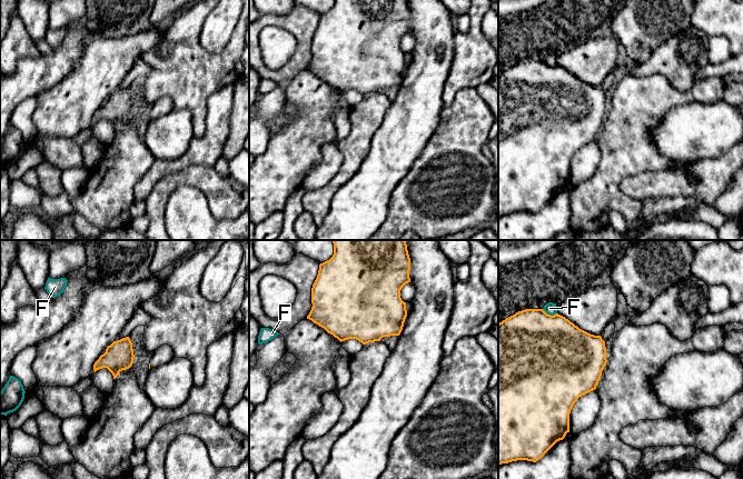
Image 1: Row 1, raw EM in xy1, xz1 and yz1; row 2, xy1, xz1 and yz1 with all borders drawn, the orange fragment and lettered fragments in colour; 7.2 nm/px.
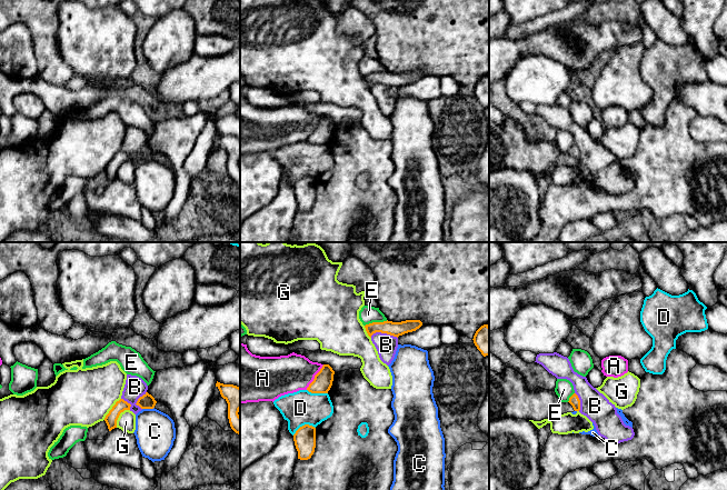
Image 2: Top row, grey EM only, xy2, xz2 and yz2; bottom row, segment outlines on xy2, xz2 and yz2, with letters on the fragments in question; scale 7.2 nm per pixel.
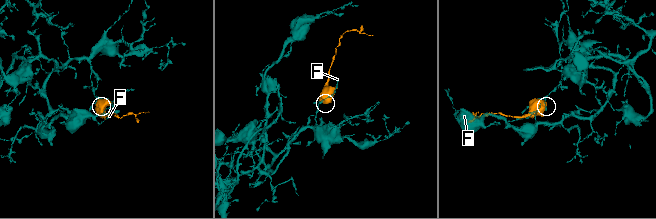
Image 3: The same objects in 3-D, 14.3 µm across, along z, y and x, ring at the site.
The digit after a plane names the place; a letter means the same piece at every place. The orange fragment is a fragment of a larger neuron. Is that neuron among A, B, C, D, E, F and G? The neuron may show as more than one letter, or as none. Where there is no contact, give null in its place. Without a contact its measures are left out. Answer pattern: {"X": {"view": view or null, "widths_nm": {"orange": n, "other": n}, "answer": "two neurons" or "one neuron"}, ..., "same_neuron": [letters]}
{"A": {"view": "xz2", "widths_nm": {"orange": 140, "other": 280}, "answer": "two neurons"}, "B": {"view": "xz2", "widths_nm": {"orange": 110, "other": 160}, "answer": "two neurons"}, "C": {"view": "xy2", "widths_nm": {"orange": 110, "other": 280}, "answer": "two neurons"}, "D": {"view": "xz2", "widths_nm": {"orange": 160, "other": 240}, "answer": "two neurons"}, "E": {"view": "xz2", "widths_nm": {"orange": 110, "other": 130}, "answer": "two neurons"}, "F": {"view": "yz1", "widths_nm": {"orange": 500, "other": 90}, "answer": "two neurons"}, "G": {"view": "xy2", "widths_nm": {"orange": 90, "other": 130}, "answer": "two neurons"}, "same_neuron": []}

